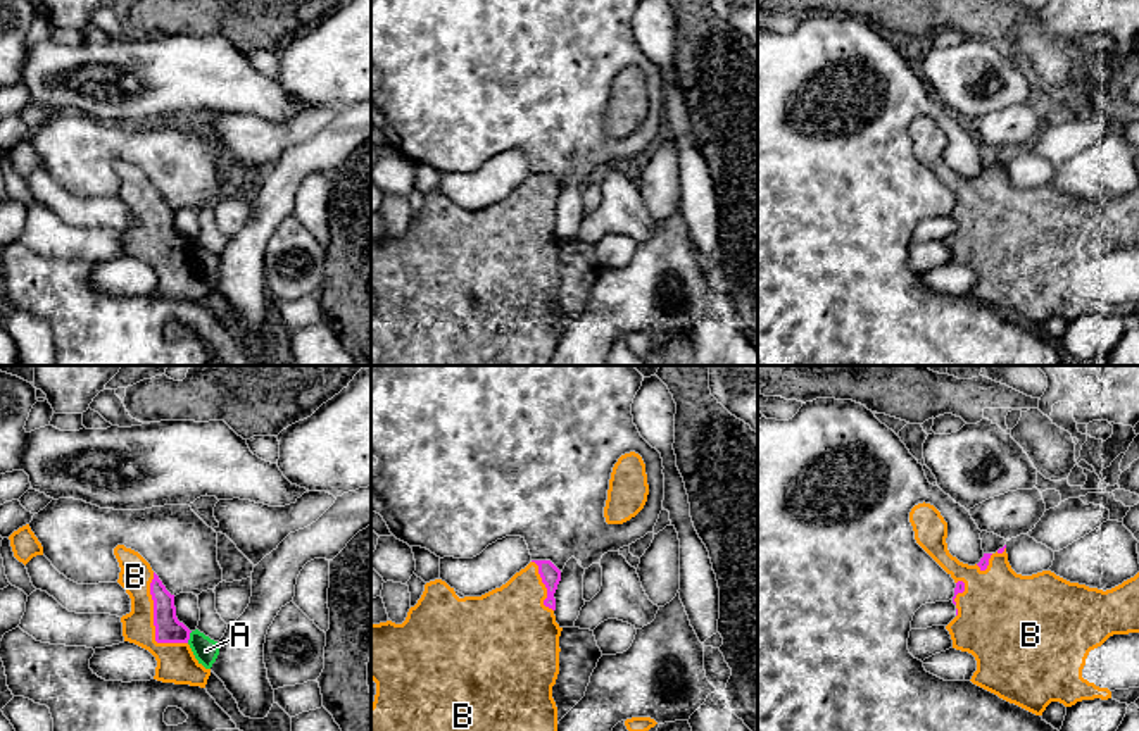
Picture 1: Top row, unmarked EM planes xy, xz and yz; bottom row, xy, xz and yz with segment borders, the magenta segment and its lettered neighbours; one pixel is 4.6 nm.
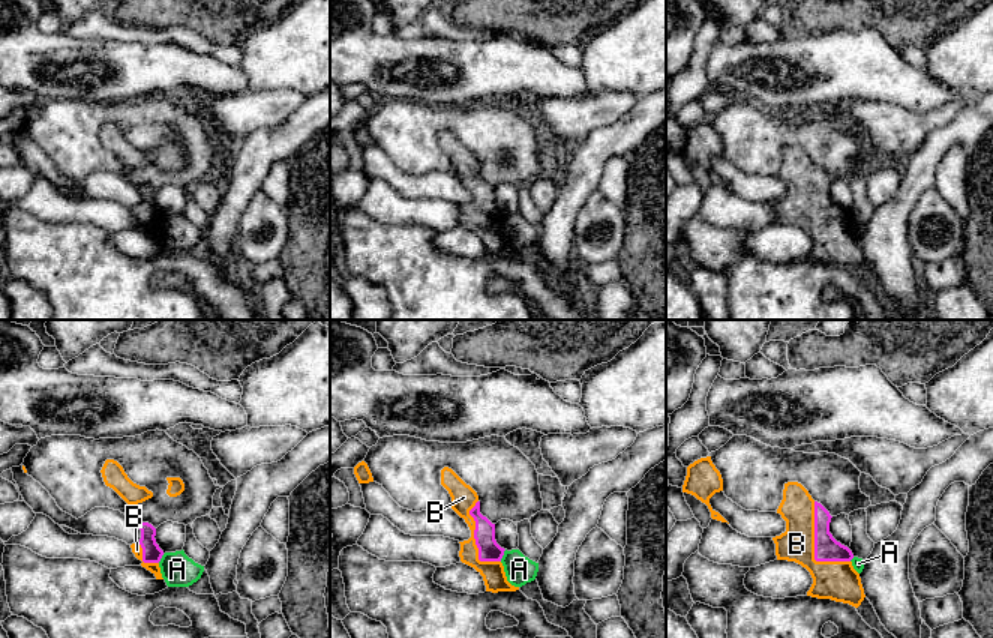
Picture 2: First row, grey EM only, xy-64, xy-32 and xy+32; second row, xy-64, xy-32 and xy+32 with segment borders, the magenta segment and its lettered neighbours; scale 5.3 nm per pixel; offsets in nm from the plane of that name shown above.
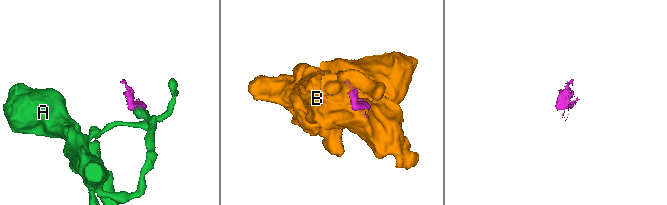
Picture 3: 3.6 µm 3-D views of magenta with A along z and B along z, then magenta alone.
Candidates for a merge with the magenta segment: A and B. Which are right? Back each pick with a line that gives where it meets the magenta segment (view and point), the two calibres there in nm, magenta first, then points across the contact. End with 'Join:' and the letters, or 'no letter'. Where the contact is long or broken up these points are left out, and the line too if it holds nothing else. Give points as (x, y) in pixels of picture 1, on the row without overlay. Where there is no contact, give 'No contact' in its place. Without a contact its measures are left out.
B: Touches magenta at xy (154, 237). Thickness 130 nm (magenta) against 180 nm
Join: B

